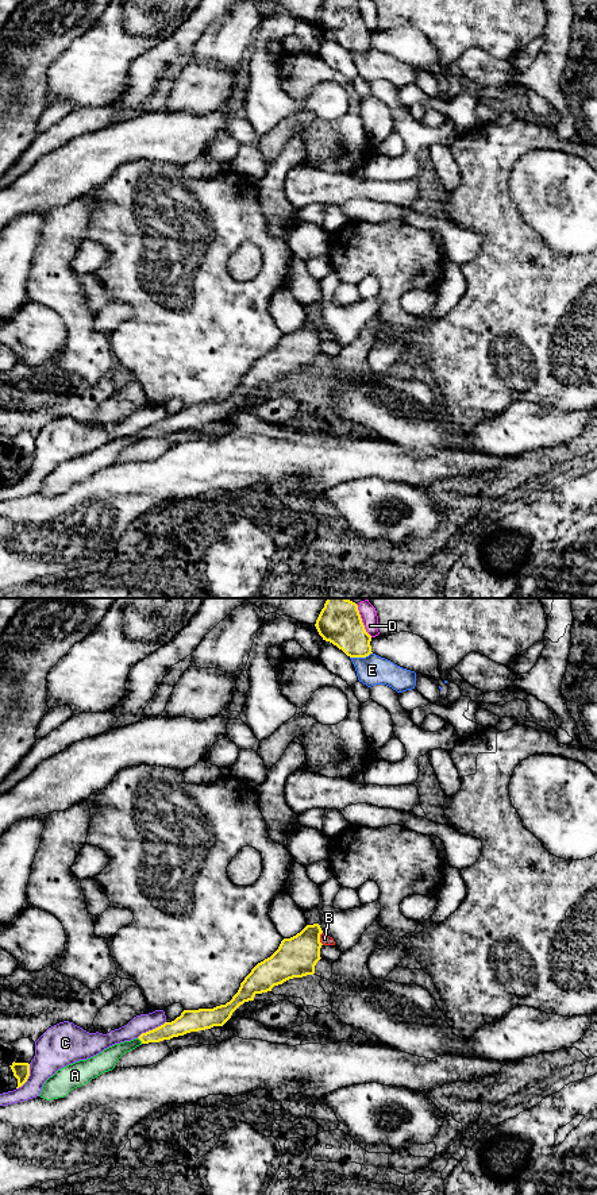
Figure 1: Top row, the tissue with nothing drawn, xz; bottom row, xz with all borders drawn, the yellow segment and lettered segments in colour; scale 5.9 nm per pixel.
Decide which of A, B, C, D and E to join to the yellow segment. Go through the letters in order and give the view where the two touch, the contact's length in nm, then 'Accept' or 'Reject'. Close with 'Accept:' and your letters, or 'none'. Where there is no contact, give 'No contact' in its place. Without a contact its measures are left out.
A: Touches yellow in xz. Shared border 50 nm. Reject
B: Touches yellow in xz. Shared border 80 nm. Reject
C: Touches yellow in xz. Shared border 200 nm. Reject
D: Touches yellow in xz. Shared border 220 nm. Reject
E: Touches yellow in xz. Shared border 140 nm. Reject
Accept: none

